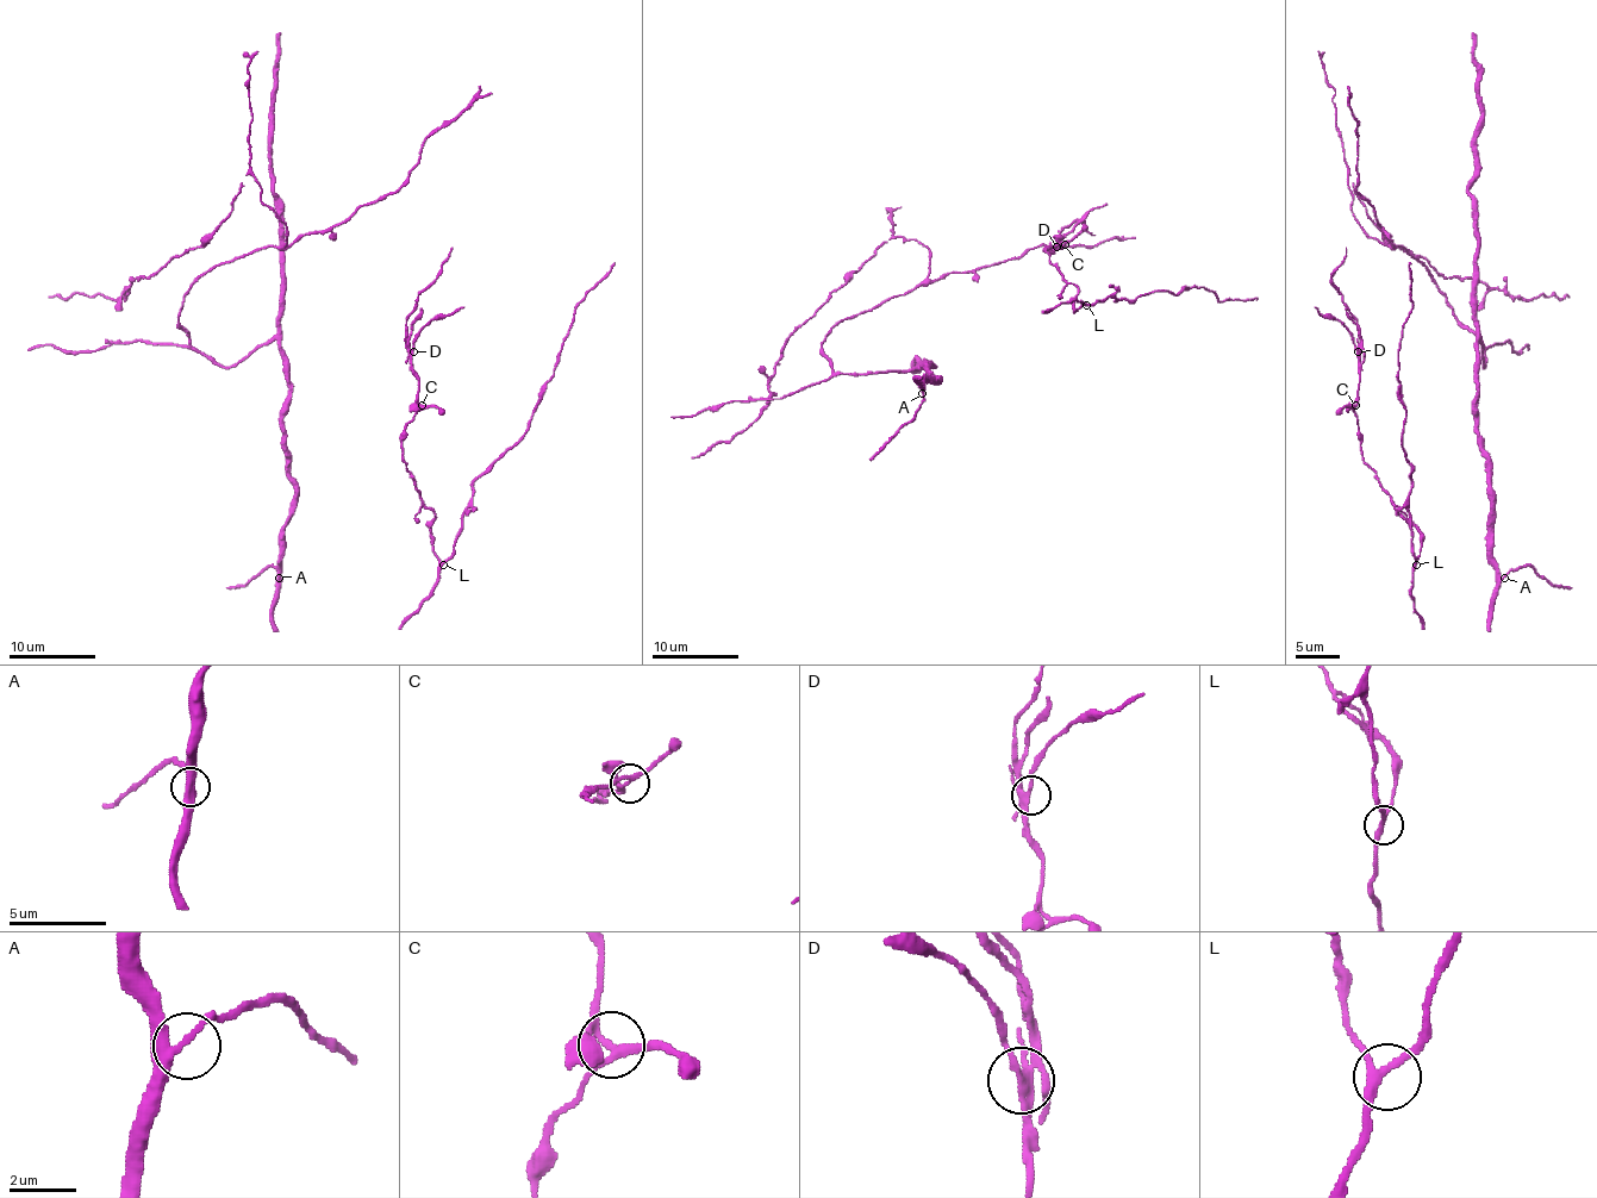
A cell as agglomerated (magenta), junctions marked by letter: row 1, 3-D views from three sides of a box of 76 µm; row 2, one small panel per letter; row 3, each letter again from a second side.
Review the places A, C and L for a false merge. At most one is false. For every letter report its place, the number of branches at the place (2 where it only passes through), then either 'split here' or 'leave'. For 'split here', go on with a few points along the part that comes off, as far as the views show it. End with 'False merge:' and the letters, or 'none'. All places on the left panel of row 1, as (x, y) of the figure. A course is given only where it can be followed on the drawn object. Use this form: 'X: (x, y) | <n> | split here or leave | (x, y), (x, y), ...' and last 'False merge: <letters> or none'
A: (279, 578) | 3 | leave
C: (422, 405) | 4 | split here | (422, 406), (417, 401), (417, 374), (411, 362), (406, 317), (453, 248)
L: (443, 565) | 3 | leave
False merge: C

